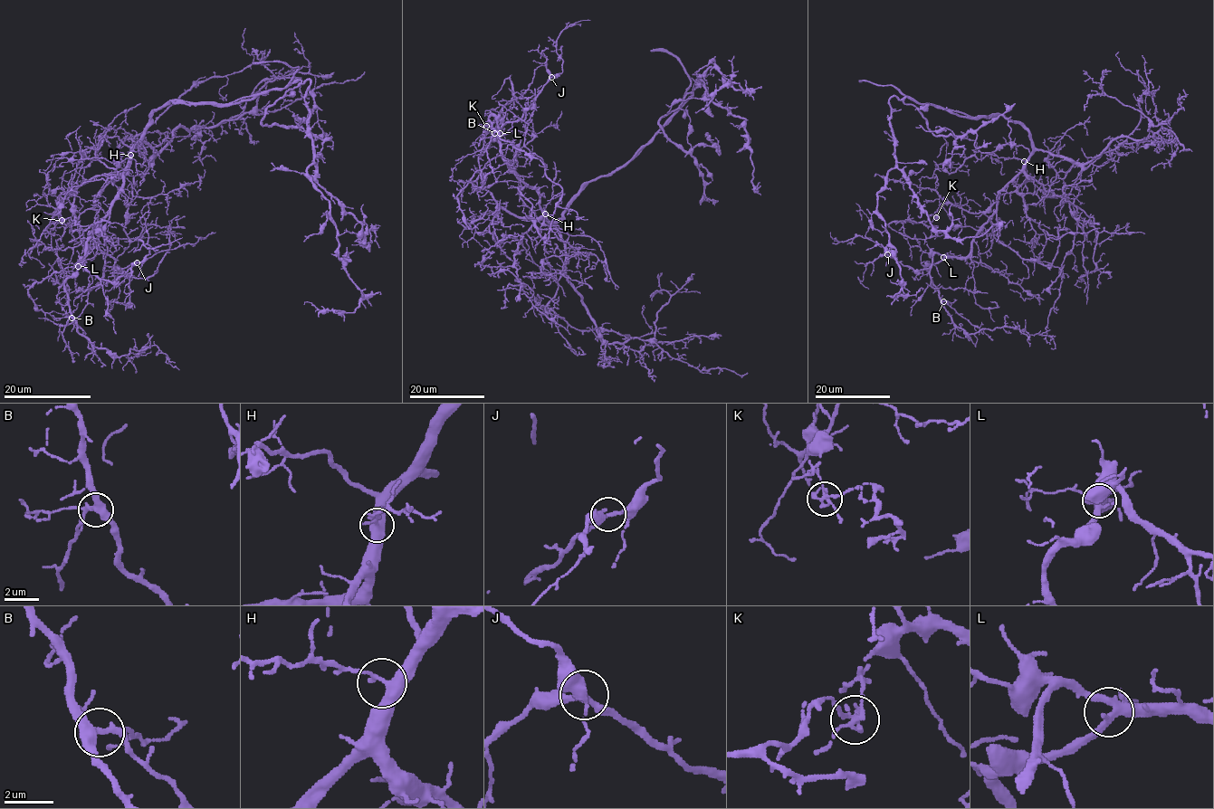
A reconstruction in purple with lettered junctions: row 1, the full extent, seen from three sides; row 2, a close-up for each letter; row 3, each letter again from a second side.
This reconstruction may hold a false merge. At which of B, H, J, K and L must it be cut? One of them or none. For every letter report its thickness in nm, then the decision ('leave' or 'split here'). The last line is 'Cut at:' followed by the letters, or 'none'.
B: 360 nm thick; leave
H: 400 nm thick; leave
J: 200 nm thick; leave
K: 190 nm thick; split here
L: 340 nm thick; leave
Cut at: K

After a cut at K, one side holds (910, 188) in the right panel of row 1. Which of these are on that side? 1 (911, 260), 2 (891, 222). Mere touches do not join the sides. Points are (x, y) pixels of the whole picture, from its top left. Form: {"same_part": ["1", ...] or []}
{"same_part": []}

